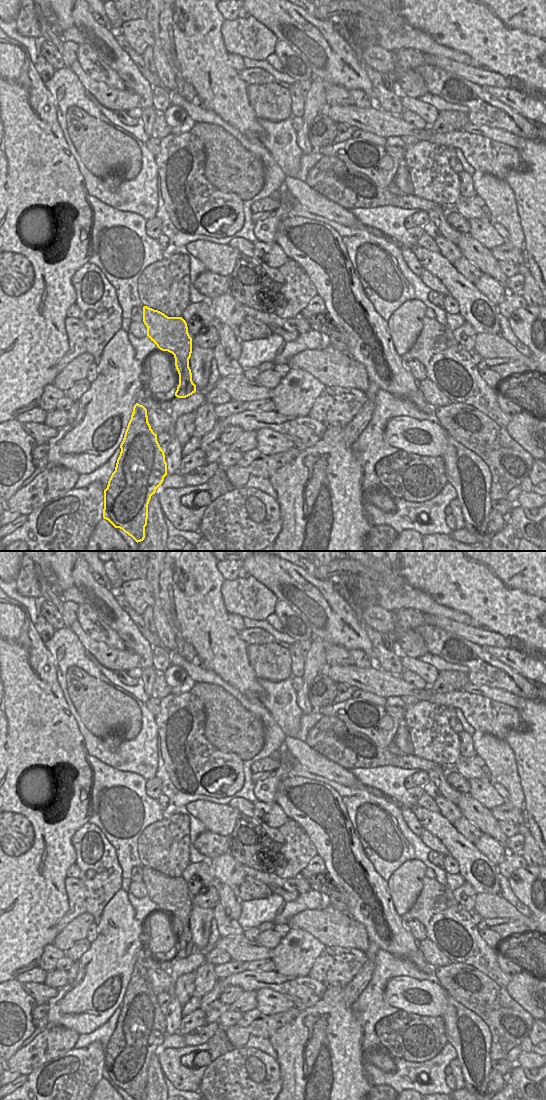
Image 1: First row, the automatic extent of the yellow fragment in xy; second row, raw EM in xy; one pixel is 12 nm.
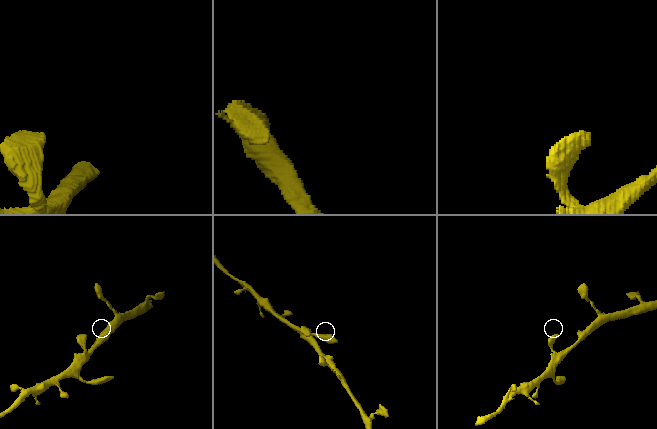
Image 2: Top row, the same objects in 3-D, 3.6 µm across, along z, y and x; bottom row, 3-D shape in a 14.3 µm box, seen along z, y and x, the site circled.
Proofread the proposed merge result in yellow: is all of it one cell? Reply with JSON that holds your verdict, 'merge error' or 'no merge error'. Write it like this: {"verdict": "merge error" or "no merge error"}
{"verdict": "no merge error"}

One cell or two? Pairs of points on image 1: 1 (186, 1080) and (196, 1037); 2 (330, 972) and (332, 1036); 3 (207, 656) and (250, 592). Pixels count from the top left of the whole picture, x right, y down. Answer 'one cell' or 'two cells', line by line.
1: two cells
2: two cells
3: two cells

